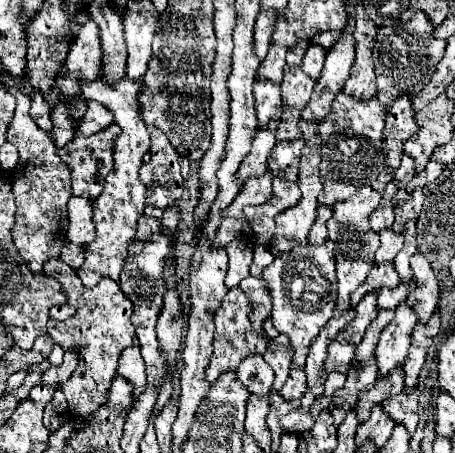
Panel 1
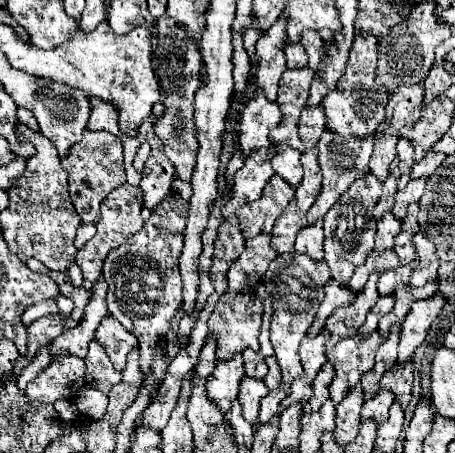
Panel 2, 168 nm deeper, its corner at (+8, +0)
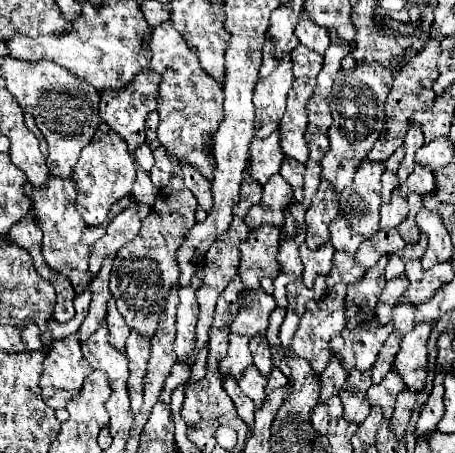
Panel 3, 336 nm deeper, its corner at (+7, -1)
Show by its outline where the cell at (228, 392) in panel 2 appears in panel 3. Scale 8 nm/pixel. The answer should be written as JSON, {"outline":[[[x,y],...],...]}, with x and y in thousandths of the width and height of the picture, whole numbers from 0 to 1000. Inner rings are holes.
{"outline":[[[503,740],[503,779],[495,792],[486,792],[486,832],[512,828],[516,837],[530,832],[530,823],[556,801],[552,775],[547,775],[547,744],[530,740]]]}

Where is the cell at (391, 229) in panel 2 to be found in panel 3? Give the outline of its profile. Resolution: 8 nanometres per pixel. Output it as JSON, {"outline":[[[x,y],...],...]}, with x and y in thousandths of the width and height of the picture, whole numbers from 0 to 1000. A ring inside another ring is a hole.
{"outline":[[[877,413],[864,417],[859,444],[837,453],[837,506],[868,506],[895,479],[895,466],[899,466],[895,439],[881,435]]]}

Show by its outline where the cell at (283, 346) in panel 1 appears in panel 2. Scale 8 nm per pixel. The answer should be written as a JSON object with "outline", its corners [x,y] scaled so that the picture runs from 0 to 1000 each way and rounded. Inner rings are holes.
{"outline":[[[589,786],[585,790],[585,804],[589,804],[589,826],[580,834],[580,848],[593,857],[593,861],[607,861],[615,852],[615,812],[611,812],[611,799],[602,786]]]}

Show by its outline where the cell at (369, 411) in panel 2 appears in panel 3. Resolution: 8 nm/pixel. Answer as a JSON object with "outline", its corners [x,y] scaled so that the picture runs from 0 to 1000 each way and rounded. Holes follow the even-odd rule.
{"outline":[[[855,819],[851,832],[833,850],[815,850],[807,859],[811,890],[833,894],[842,903],[842,916],[859,921],[864,903],[868,903],[868,881],[873,881],[873,872],[881,868],[886,854],[890,854],[890,845],[886,845],[881,828],[868,823],[868,819]]]}

